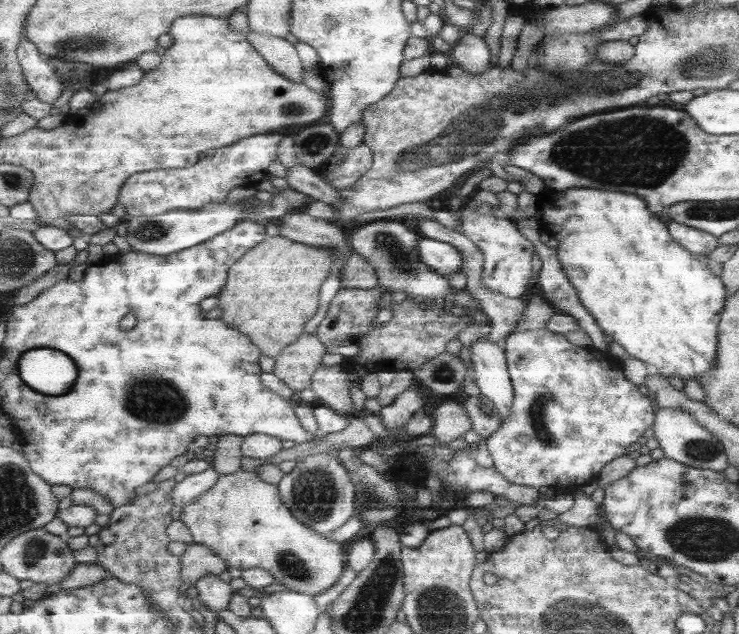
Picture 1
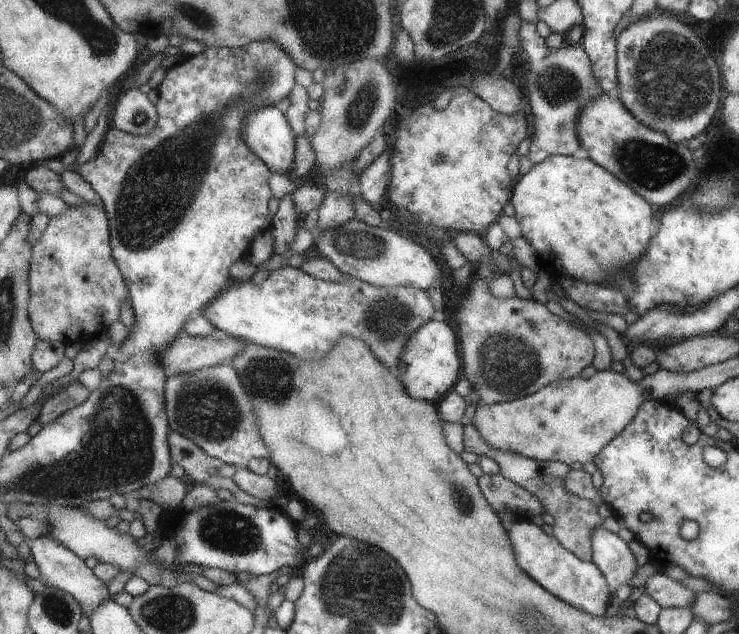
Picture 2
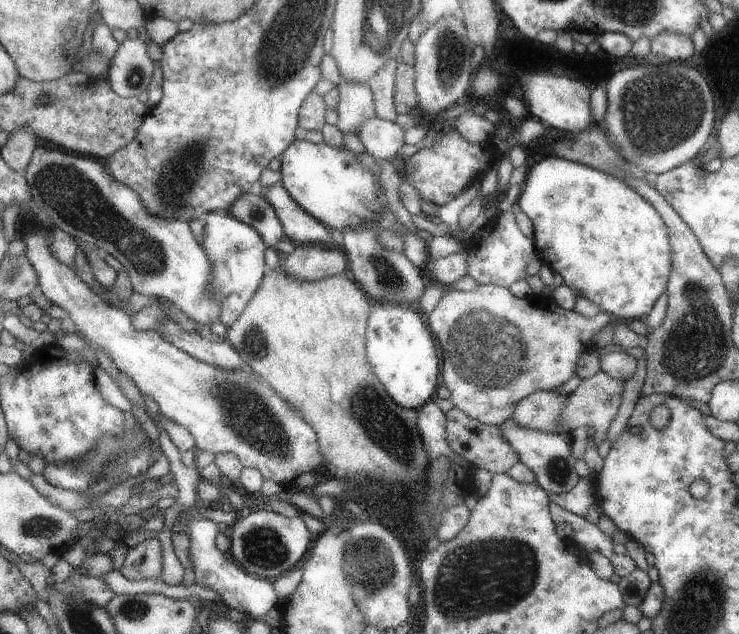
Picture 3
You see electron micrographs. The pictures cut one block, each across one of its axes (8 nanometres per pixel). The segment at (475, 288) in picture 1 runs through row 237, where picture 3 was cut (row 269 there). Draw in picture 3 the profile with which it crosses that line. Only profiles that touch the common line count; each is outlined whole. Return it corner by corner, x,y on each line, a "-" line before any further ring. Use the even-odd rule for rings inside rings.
465,252
453,253
438,259
431,259
431,264
421,271
425,280
437,280
441,284
450,284
454,280
470,274
470,263
465,260

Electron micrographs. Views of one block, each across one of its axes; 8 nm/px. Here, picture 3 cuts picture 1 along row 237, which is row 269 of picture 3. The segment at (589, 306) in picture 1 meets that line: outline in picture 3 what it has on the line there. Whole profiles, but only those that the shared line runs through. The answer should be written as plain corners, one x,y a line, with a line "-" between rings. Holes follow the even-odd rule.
553,155
545,156
545,158
527,168
524,180
520,185
520,193
517,196
514,210
523,212
531,220
533,250
535,250
535,258
537,258
540,264
547,265
551,271
557,272
561,276
562,284
568,286
576,295
587,298
590,302
597,304
600,311
612,314
613,316
619,316
625,322
632,321
633,319
641,321
642,318
647,316
647,313
655,304
655,300
666,290
666,282
671,270
667,228
665,228
661,216
653,210
653,206
647,200
643,200
637,192
633,192
629,186
614,176
609,176
609,174
595,170
595,168
590,166
565,160
561,157

